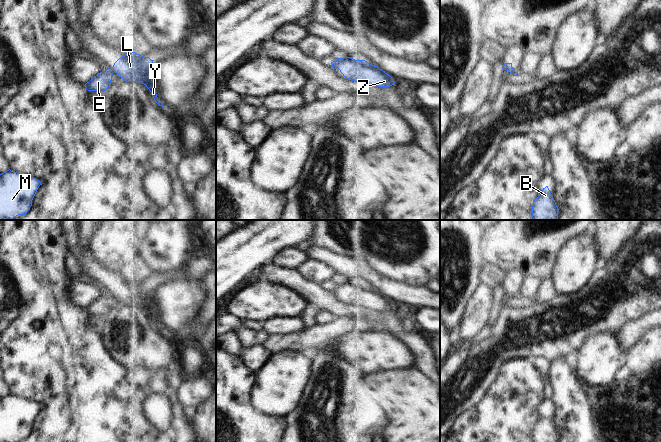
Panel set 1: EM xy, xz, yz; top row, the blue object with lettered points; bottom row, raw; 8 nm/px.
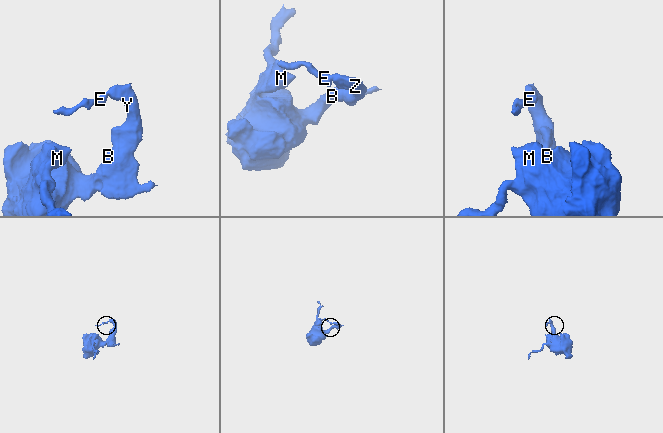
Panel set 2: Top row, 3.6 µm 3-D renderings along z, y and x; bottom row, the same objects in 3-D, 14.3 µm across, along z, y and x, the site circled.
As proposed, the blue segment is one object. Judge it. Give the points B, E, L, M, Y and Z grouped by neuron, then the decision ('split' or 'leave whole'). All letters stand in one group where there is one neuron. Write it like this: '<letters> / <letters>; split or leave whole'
B L M Y Z / E; split

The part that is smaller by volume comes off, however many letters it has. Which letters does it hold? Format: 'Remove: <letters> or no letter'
Remove: E

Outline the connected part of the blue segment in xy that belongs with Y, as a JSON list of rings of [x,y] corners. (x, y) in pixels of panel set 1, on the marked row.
[[[135,52],[128,53],[119,58],[113,65],[114,72],[127,82],[140,82],[151,92],[155,102],[164,107],[157,98],[154,82],[152,81],[152,70],[150,69],[154,60],[141,56]]]

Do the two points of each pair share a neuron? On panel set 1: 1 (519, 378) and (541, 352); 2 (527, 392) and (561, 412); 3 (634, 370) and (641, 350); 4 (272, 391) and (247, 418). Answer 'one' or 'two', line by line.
1: two
2: two
3: one
4: two

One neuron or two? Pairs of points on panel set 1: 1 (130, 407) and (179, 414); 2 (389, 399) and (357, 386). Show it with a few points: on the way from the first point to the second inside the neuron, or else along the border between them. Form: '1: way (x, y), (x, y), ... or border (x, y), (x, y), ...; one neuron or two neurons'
1: way (145, 392), (148, 389), (165, 389), (175, 399); one neuron
2: border (365, 374), (365, 393), (367, 395); two neurons

